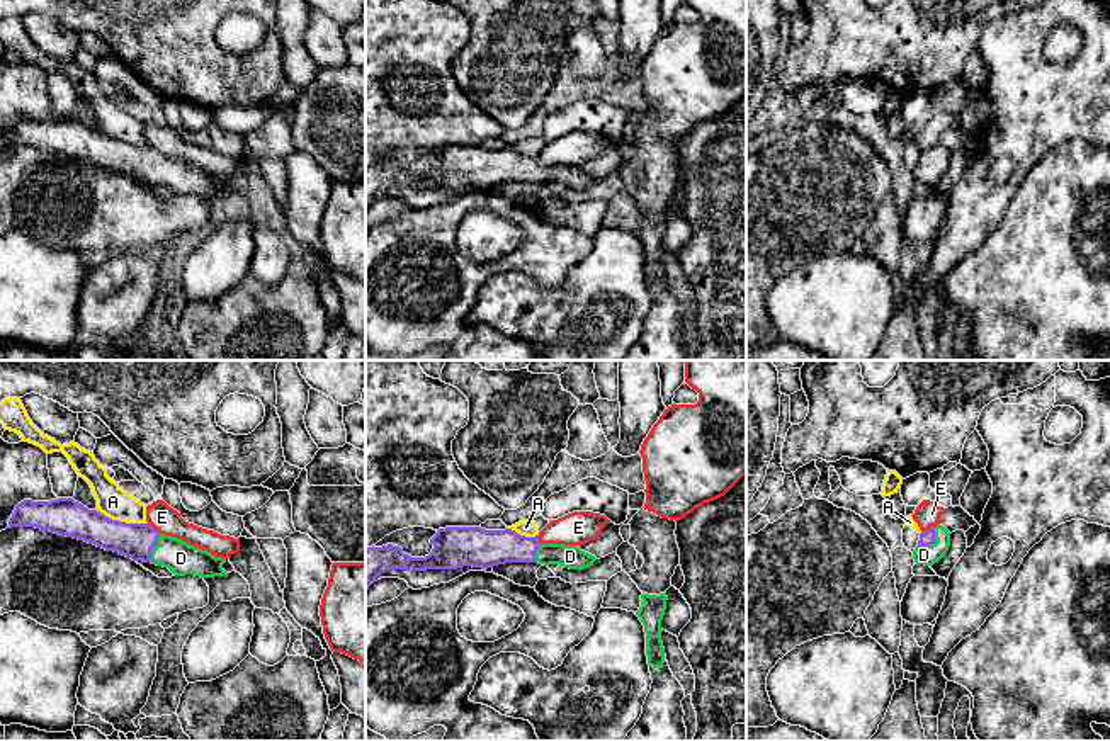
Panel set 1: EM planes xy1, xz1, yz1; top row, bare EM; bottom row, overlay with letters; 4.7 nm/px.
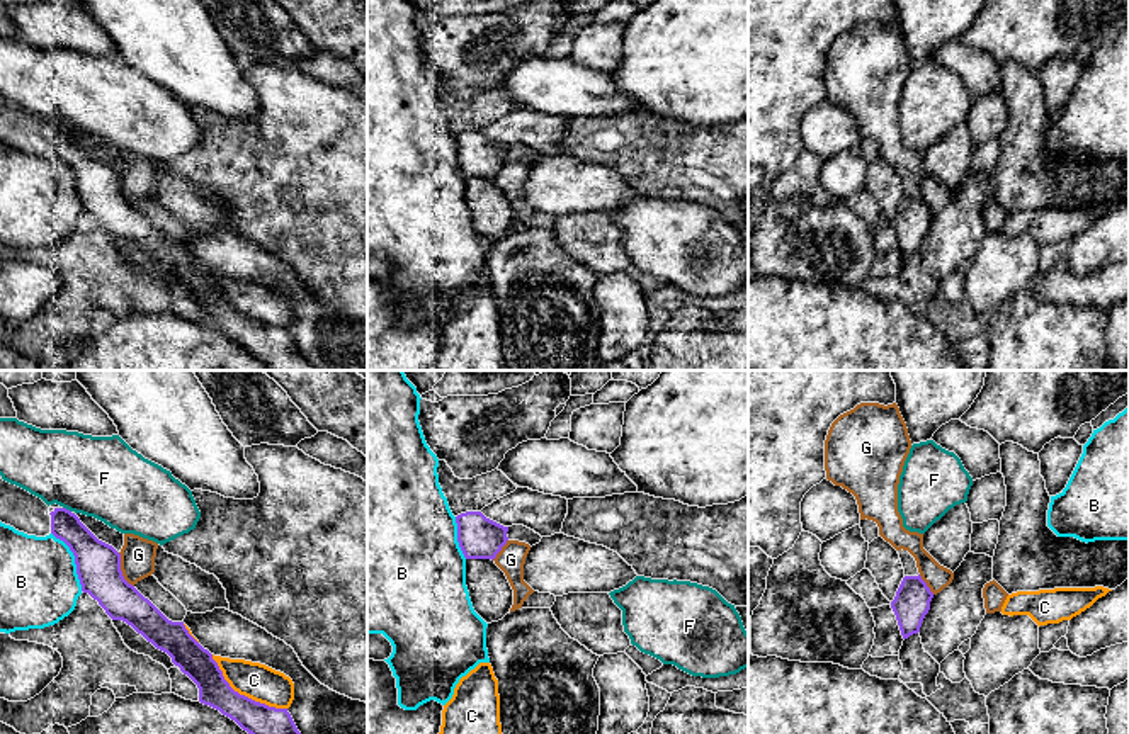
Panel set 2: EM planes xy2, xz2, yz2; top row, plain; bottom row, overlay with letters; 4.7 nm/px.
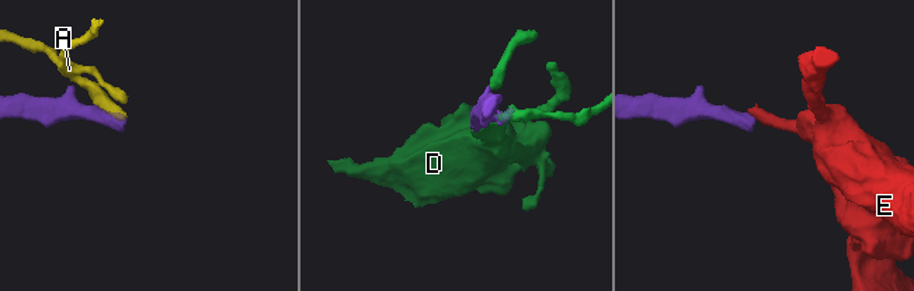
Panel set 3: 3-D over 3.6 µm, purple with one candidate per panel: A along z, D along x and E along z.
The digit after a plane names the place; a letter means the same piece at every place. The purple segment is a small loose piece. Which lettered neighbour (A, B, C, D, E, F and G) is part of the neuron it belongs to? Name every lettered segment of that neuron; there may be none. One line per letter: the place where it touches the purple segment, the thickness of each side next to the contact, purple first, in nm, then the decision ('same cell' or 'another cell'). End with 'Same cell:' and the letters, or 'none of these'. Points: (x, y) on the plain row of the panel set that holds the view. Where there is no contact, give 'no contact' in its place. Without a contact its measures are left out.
A: meets purple in xy1 at (123, 141); 170 nm thick on the purple side, 150 nm on the other; another cell
B: meets purple in xy2 at (75, 180); 200 nm thick on the purple side, 380 nm on the other; another cell
C: meets purple in xy2 at (243, 315); 190 nm thick on the purple side, 170 nm on the other; another cell
D: meets purple in yz1 at (934, 162); 70 nm thick on the purple side, 100 nm on the other; same cell
E: meets purple in xy1 at (152, 147); 170 nm thick on the purple side, 130 nm on the other; another cell
F: meets purple in xy2 at (65, 128); 160 nm thick on the purple side, 380 nm on the other; another cell
G: meets purple in xy2 at (119, 189); 200 nm thick on the purple side, 160 nm on the other; another cell
Same cell: D

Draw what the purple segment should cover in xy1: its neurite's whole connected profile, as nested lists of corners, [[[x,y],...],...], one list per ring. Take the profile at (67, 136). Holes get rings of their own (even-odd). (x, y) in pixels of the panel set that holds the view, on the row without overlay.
[[[73,117],[24,119],[8,138],[7,148],[12,146],[36,146],[85,160],[133,180],[168,187],[175,195],[214,197],[228,194],[223,189],[226,182],[223,177],[216,177],[177,156],[163,155],[148,143],[112,139],[97,129],[88,129]]]

